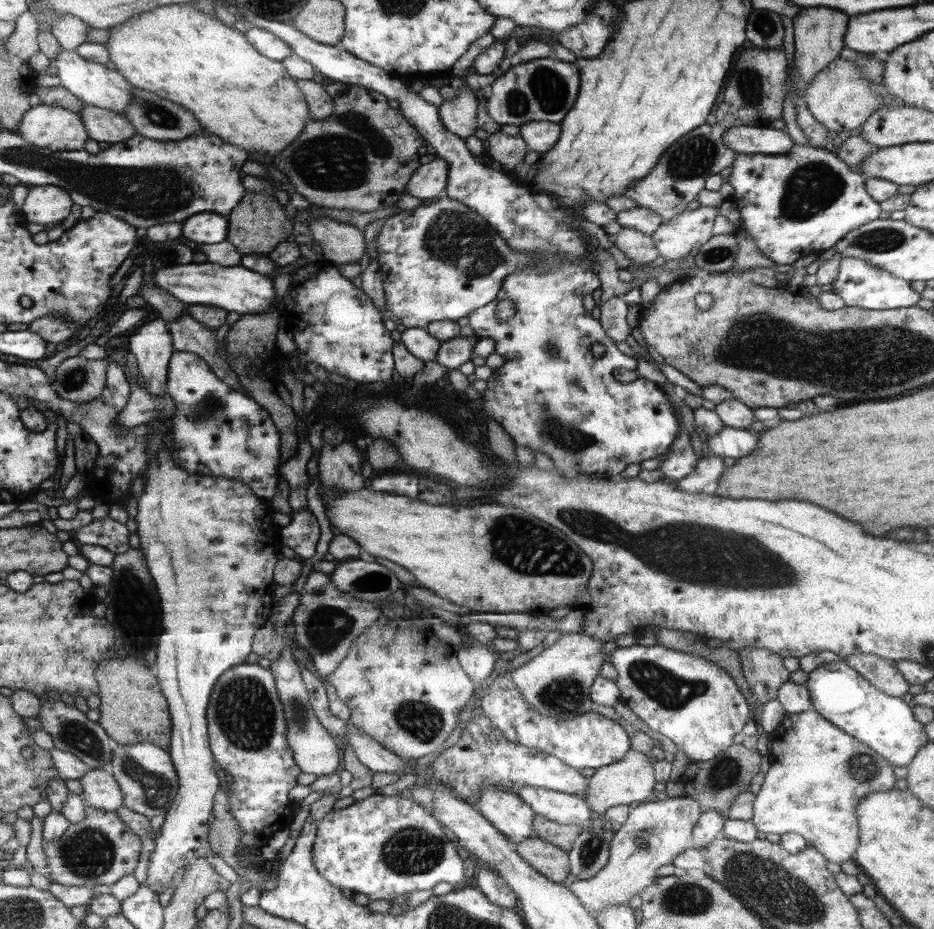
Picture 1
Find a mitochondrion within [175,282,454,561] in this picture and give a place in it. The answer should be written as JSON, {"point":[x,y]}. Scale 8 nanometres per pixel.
{"point":[208,410]}

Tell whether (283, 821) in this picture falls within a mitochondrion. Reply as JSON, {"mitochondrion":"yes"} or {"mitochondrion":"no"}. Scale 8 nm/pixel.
{"mitochondrion":"no"}

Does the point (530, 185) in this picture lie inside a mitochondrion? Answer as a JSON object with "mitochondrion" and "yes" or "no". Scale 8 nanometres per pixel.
{"mitochondrion":"no"}

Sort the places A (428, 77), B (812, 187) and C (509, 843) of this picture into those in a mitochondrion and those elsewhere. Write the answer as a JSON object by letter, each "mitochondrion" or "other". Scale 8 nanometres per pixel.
{"A":"other","B":"mitochondrion","C":"other"}

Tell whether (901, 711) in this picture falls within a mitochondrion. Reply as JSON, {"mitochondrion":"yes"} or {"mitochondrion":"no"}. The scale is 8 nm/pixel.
{"mitochondrion":"no"}

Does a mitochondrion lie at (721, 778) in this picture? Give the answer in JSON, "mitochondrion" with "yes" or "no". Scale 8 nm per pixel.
{"mitochondrion":"yes"}

